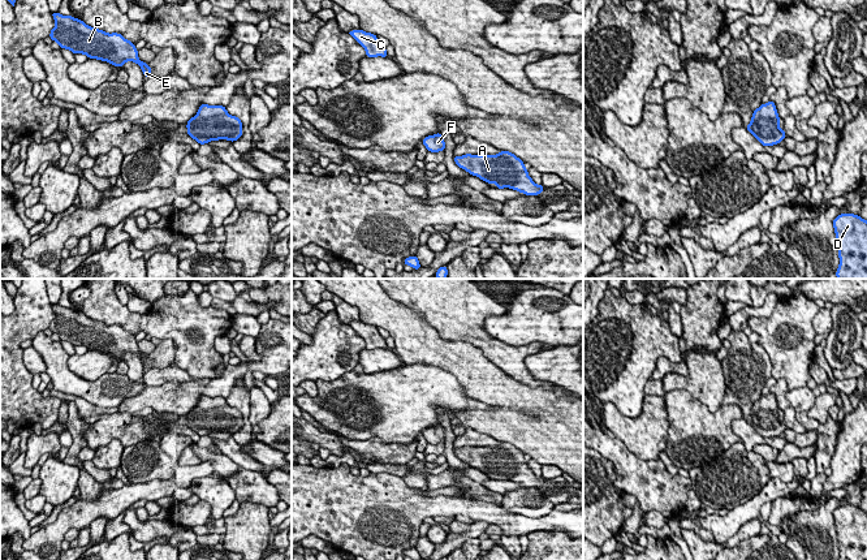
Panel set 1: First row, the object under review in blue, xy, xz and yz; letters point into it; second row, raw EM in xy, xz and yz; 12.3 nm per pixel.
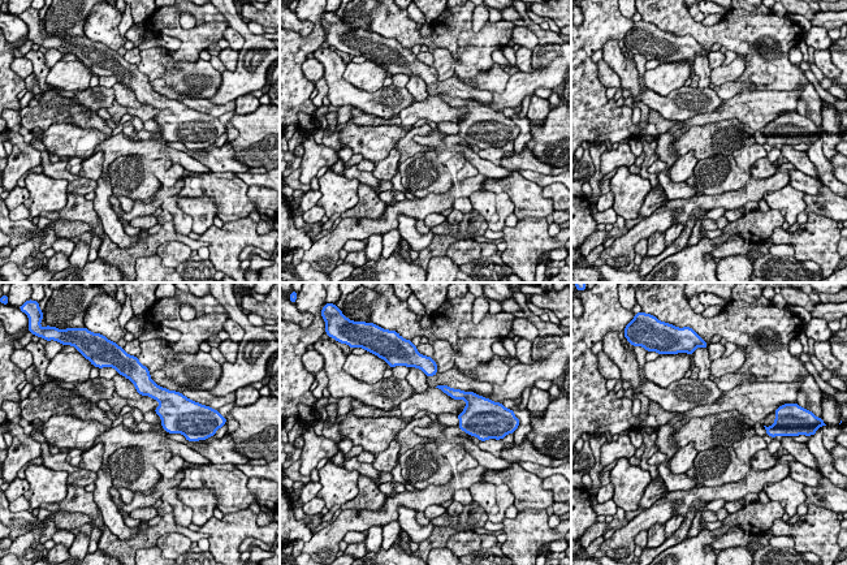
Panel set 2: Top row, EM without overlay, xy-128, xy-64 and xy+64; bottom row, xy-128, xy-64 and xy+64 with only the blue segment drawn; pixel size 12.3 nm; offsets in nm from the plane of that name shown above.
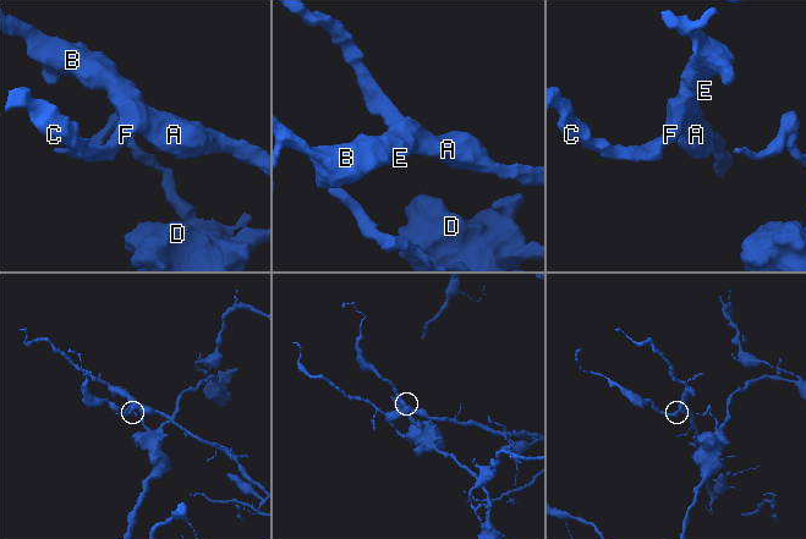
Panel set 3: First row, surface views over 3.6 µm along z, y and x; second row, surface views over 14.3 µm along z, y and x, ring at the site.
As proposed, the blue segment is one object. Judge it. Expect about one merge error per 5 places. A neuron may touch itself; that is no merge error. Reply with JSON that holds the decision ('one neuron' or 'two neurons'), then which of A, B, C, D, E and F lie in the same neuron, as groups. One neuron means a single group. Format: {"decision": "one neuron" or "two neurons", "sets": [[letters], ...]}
{"decision": "one neuron", "sets": [["A", "B", "C", "D", "E", "F"]]}

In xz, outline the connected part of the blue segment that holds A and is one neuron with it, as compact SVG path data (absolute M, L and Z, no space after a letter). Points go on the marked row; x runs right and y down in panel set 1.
M500 151L496 155L453 156L454 163L487 184L495 184L497 189L509 188L525 195L539 195L544 186L536 185L527 175L525 163L510 151Z

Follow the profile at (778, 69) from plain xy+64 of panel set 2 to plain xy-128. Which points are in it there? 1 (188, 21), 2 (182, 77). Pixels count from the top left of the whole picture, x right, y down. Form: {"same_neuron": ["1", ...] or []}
{"same_neuron": []}

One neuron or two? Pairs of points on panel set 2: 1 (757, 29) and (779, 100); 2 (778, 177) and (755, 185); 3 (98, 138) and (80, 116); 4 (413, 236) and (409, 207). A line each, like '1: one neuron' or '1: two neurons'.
1: two neurons
2: one neuron
3: two neurons
4: two neurons

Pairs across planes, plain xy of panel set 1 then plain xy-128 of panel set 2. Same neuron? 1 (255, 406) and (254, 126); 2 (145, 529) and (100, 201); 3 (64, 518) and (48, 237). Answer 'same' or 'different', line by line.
1: different
2: same
3: different

